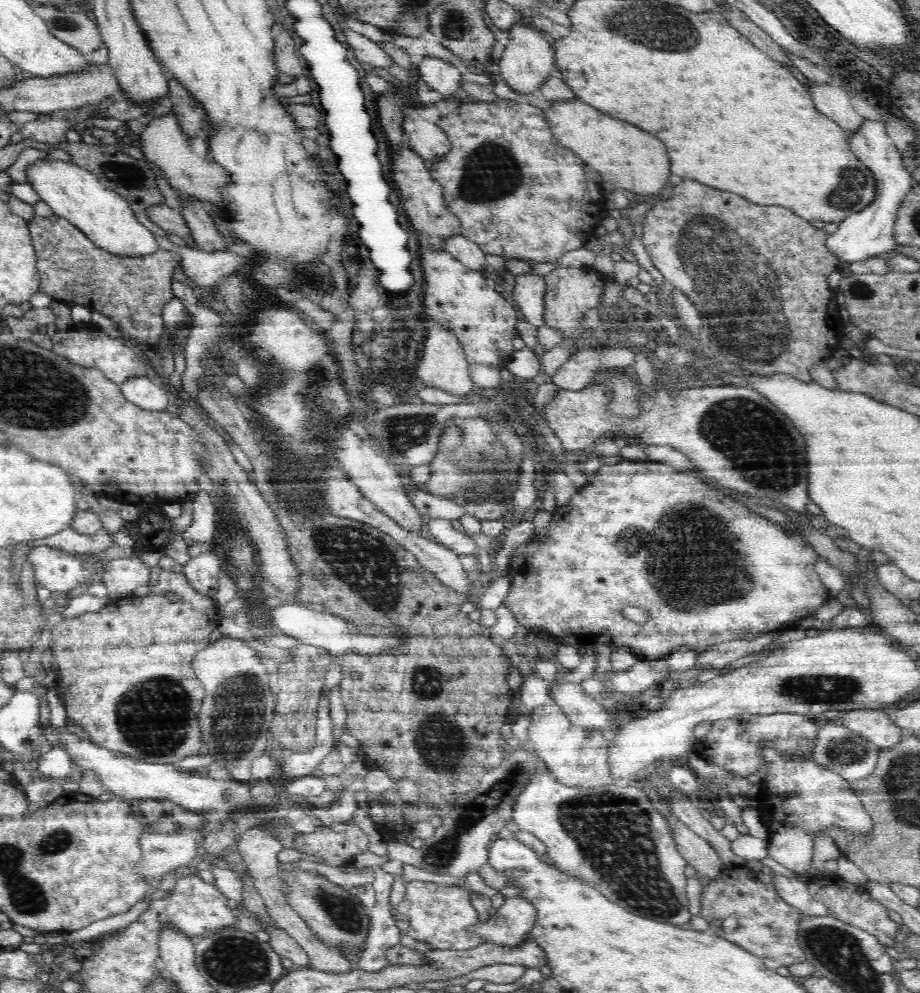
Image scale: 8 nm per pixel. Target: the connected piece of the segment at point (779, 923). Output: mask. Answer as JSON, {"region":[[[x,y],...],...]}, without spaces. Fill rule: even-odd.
{"region":[[[747,868],[726,870],[722,878],[710,881],[702,887],[700,895],[700,914],[709,924],[708,933],[724,938],[758,957],[766,968],[777,969],[805,960],[805,954],[799,946],[798,922],[802,918],[797,908],[782,900],[772,884],[757,880],[755,874]],[[736,917],[738,927],[733,932],[724,930],[724,922]]]}

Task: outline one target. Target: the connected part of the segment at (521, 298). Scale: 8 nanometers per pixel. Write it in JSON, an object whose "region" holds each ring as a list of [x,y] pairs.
{"region":[[[530,270],[517,275],[514,281],[512,298],[519,306],[522,320],[540,327],[544,324],[546,281]]]}

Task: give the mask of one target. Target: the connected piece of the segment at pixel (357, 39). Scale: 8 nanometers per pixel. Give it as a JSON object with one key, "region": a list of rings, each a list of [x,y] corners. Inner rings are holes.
{"region":[[[343,26],[343,33],[346,36],[346,46],[353,50],[353,54],[360,62],[376,68],[388,68],[392,64],[392,57],[388,56],[377,42],[346,26]]]}

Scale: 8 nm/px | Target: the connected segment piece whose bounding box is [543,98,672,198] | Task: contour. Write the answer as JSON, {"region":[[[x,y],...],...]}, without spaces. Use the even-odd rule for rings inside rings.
{"region":[[[580,98],[559,99],[543,110],[552,135],[562,147],[578,155],[586,165],[597,170],[603,182],[609,182],[616,190],[630,190],[639,198],[669,191],[670,158],[662,142],[628,122],[600,114],[596,108]]]}

